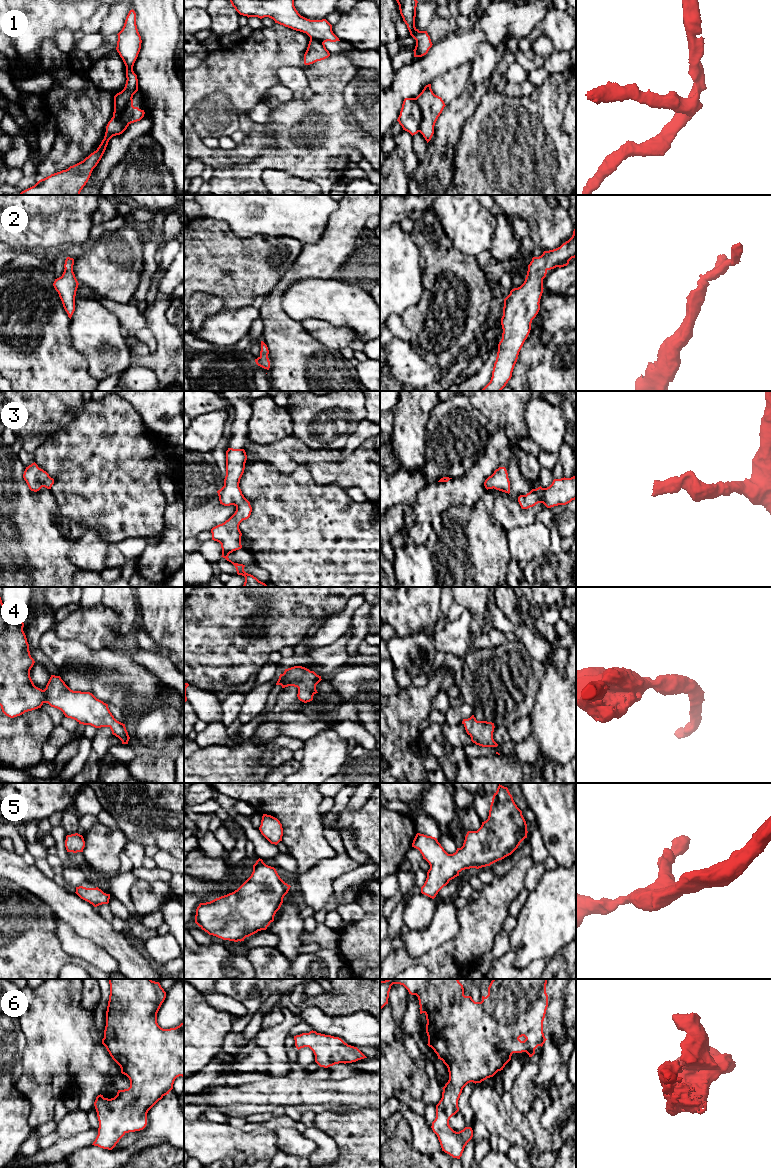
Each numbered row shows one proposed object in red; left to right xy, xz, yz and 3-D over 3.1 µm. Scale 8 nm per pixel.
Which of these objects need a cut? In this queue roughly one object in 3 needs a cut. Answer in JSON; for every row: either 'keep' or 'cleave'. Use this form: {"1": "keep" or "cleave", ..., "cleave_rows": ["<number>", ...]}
{"1": "cleave", "2": "keep", "3": "keep", "4": "keep", "5": "keep", "6": "keep", "cleave_rows": ["1"]}

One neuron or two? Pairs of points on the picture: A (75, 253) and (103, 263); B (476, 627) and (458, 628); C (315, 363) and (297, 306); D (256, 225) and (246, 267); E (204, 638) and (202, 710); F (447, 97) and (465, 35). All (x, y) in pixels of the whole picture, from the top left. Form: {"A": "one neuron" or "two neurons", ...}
{"A": "two neurons", "B": "two neurons", "C": "two neurons", "D": "two neurons", "E": "two neurons", "F": "two neurons"}

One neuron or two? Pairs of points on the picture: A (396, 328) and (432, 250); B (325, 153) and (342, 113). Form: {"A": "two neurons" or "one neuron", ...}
{"A": "one neuron", "B": "one neuron"}

